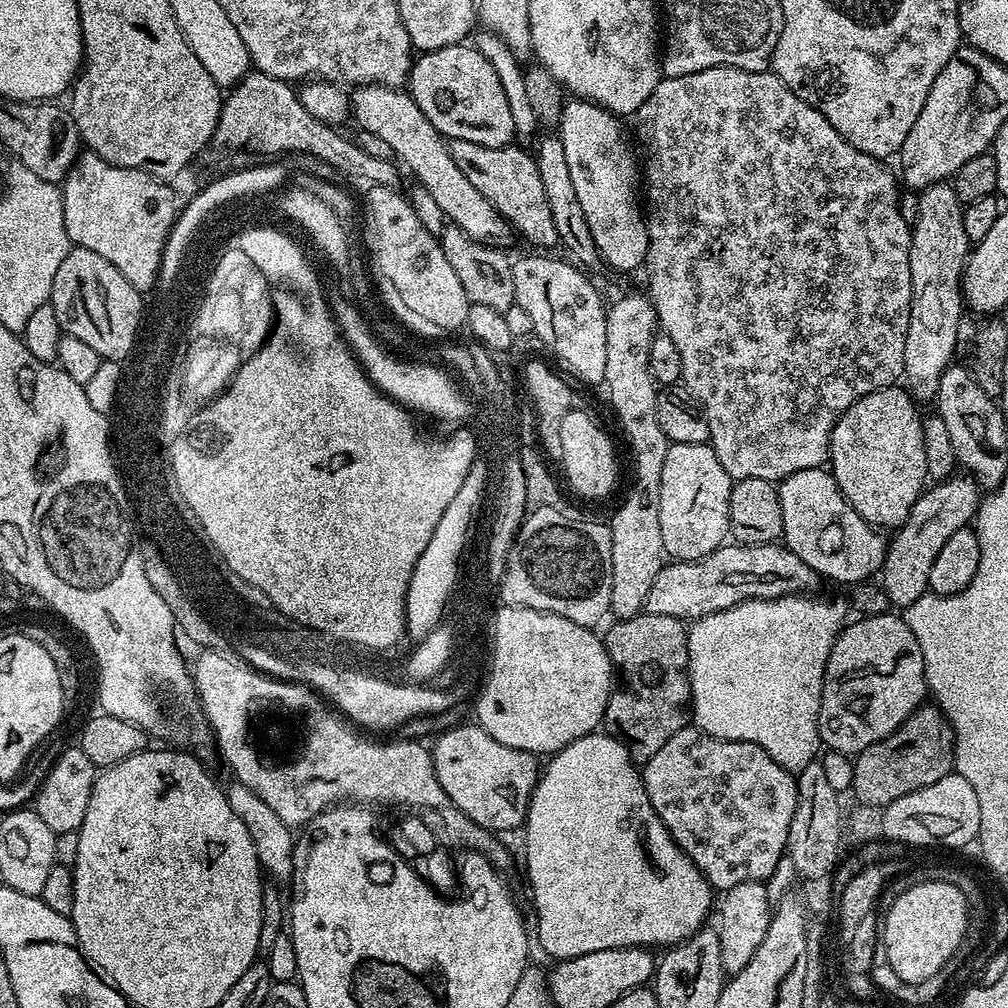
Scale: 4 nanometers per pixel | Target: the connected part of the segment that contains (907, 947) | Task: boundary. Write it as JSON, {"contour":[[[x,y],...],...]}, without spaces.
{"contour":[[[946,881],[922,882],[910,886],[896,900],[887,905],[888,913],[882,916],[882,946],[886,950],[886,958],[890,958],[890,966],[894,966],[894,974],[898,974],[901,984],[914,984],[926,981],[938,974],[947,964],[947,960],[958,949],[964,940],[969,925],[968,904],[957,886]]]}

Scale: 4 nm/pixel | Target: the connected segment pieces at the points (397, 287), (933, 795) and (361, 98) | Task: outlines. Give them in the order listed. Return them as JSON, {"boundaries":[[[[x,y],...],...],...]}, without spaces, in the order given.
{"boundaries":[[[[381,184],[367,189],[368,197],[364,200],[364,222],[362,218],[362,248],[370,265],[370,276],[374,288],[382,297],[387,311],[405,329],[419,332],[441,332],[446,330],[455,333],[456,328],[463,329],[468,322],[468,305],[470,303],[466,290],[462,290],[462,282],[458,282],[458,274],[446,262],[446,254],[442,254],[439,239],[418,222],[418,214],[414,214],[411,199],[403,196],[403,191],[387,188]]],[[[953,772],[922,790],[896,798],[882,810],[883,837],[905,846],[958,848],[977,839],[980,805],[977,795],[963,776]]],[[[366,84],[351,93],[350,112],[354,120],[356,116],[363,131],[378,134],[378,138],[383,138],[388,143],[395,159],[416,175],[419,185],[430,190],[434,202],[442,206],[445,217],[455,227],[483,244],[490,244],[501,250],[509,247],[507,244],[514,237],[512,225],[506,218],[502,218],[500,211],[486,197],[478,194],[474,186],[470,186],[466,174],[462,174],[462,170],[458,170],[454,162],[449,141],[430,123],[430,118],[426,118],[426,114],[418,110],[418,102],[414,102],[411,94],[396,86]]]]}

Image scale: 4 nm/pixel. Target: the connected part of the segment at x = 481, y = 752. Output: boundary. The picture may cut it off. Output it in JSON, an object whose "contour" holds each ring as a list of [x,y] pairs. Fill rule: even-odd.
{"contour":[[[475,723],[460,724],[449,732],[444,732],[436,740],[436,745],[431,745],[432,765],[434,774],[446,790],[450,802],[462,810],[462,814],[469,816],[478,826],[487,828],[493,834],[508,832],[511,828],[519,829],[528,818],[528,803],[532,801],[532,792],[536,789],[536,781],[540,778],[542,764],[533,753],[514,750],[510,746],[502,746],[486,730]]]}

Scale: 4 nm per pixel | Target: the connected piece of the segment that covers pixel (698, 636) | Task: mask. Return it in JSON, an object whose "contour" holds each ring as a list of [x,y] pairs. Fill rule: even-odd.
{"contour":[[[789,594],[773,600],[743,600],[741,604],[735,604],[721,612],[704,616],[688,628],[688,677],[692,687],[692,720],[695,727],[701,728],[703,732],[714,738],[754,742],[758,746],[762,746],[762,750],[766,750],[766,754],[770,754],[770,758],[774,758],[774,762],[778,762],[778,766],[782,766],[787,772],[793,774],[799,774],[803,768],[813,764],[821,755],[818,714],[820,713],[824,671],[826,662],[830,658],[830,650],[850,616],[850,608],[845,601],[843,604],[840,600],[819,600],[818,597],[812,595],[816,594]]]}

